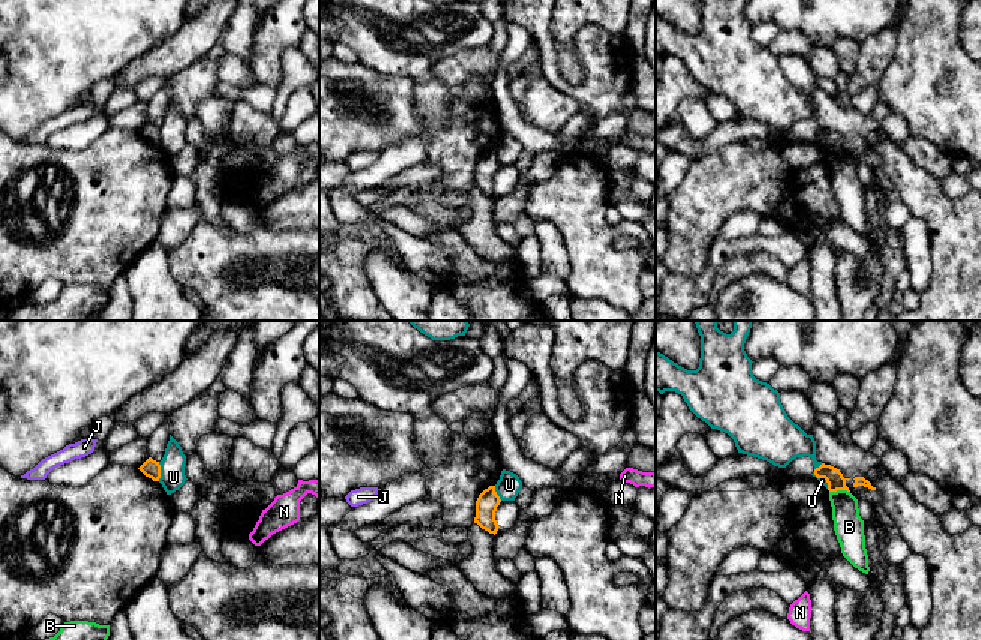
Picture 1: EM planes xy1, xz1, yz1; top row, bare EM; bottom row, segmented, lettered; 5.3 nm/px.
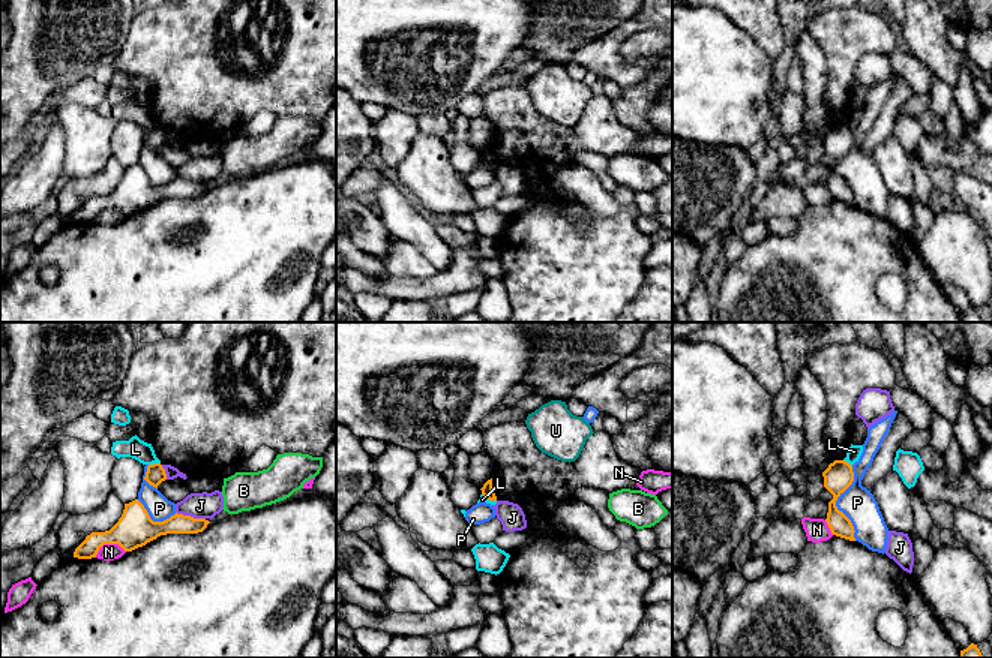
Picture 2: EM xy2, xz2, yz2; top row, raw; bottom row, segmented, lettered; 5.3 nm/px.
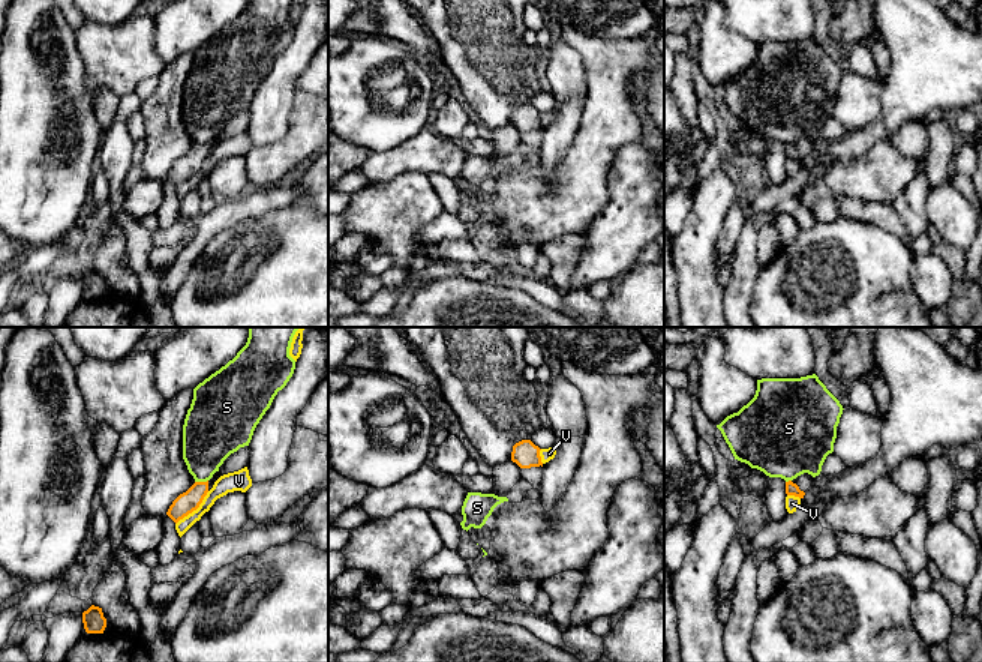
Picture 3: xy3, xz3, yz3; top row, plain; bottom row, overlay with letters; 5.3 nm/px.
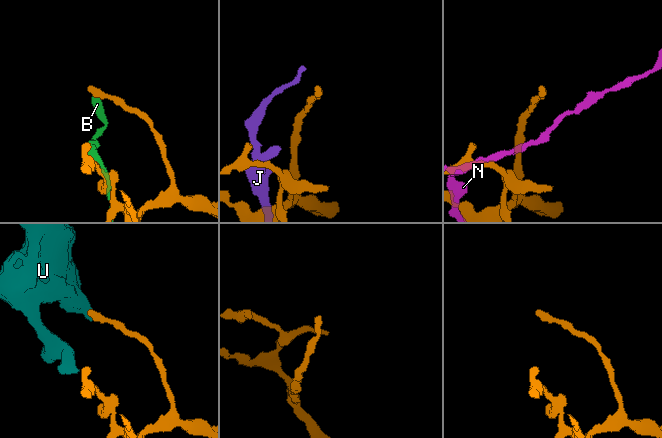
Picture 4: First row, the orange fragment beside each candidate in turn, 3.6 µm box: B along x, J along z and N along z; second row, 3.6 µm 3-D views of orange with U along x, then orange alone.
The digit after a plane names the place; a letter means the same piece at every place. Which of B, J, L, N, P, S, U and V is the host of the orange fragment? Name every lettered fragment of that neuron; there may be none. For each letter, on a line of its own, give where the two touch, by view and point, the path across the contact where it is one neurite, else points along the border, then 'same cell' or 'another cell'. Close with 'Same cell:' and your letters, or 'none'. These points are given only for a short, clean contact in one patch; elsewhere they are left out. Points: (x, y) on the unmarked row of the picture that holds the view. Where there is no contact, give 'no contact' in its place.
B: contact yz1 (839, 153); another cell
J: contact xy2 (189, 180); another cell
L: contact xy2 (153, 128); border xy2 (159, 126), (149, 129); another cell
N: contact xy2 (108, 207); another cell
P: contact yz2 (835, 167); border yz2 (851, 129), (853, 147), (836, 171), (850, 185), (856, 204); another cell
S: contact xy3 (201, 146); border xy3 (207, 143), (195, 146); another cell
U: contact xy1 (159, 135); border xy1 (158, 126), (159, 144); another cell
V: contact xy3 (194, 173); border xy3 (209, 155), (203, 165), (176, 188); another cell
Same cell: none

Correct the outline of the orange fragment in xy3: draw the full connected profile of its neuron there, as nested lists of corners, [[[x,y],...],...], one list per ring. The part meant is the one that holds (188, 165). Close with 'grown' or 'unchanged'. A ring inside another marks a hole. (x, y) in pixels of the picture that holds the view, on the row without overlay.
[[[195,146],[186,156],[180,158],[169,170],[166,179],[177,188],[180,183],[199,171],[208,156],[207,146]]]; unchanged

